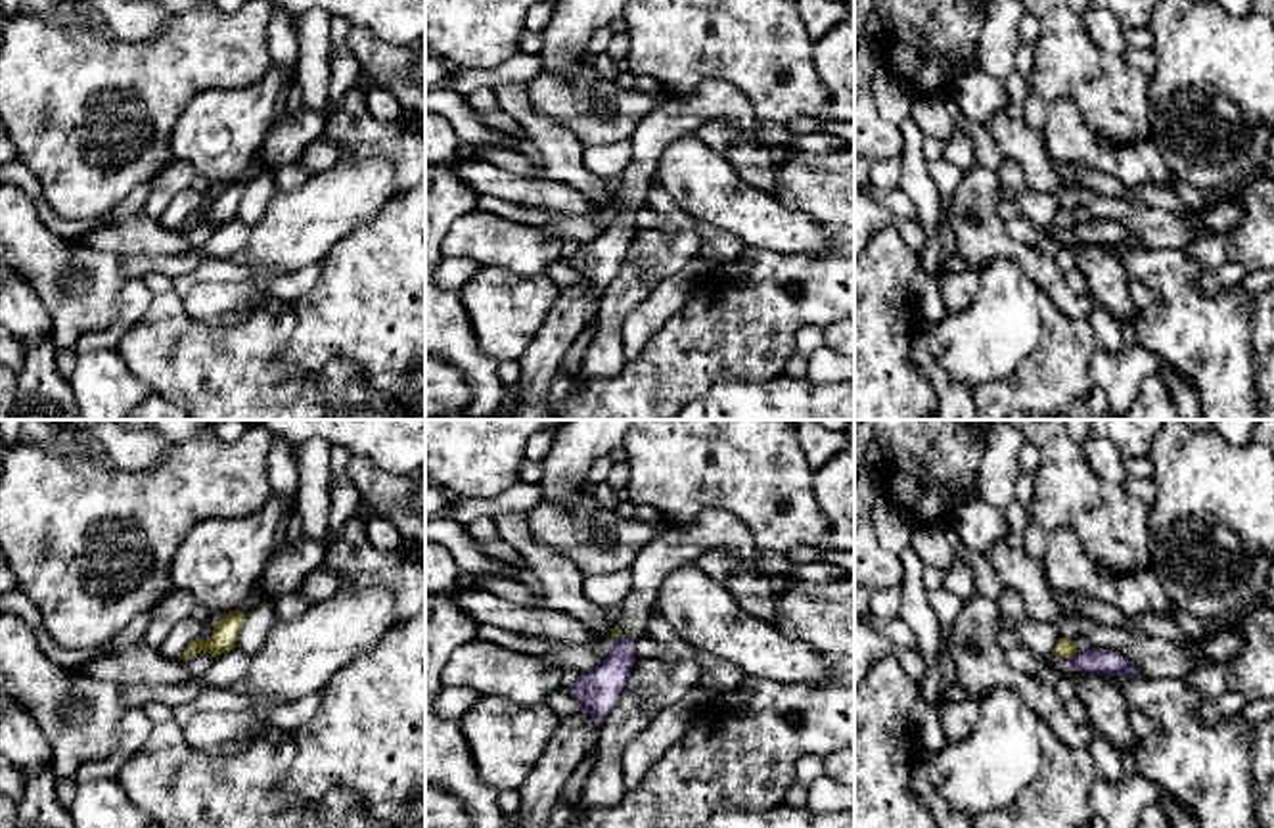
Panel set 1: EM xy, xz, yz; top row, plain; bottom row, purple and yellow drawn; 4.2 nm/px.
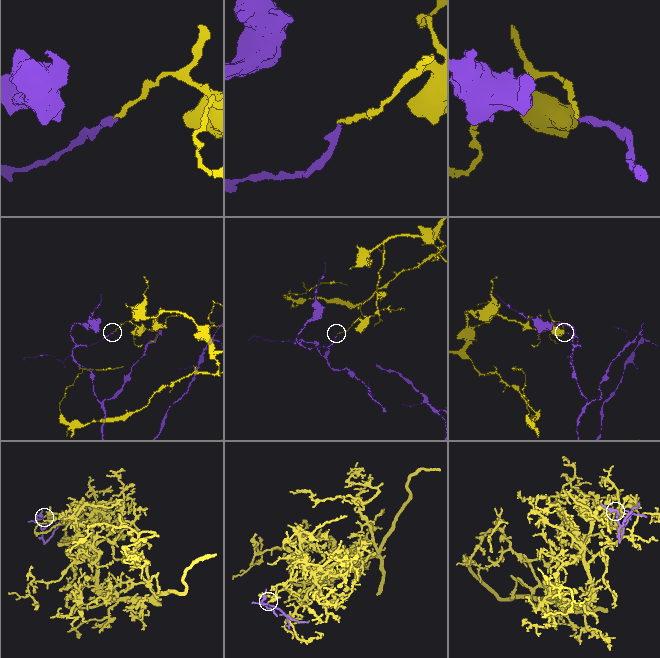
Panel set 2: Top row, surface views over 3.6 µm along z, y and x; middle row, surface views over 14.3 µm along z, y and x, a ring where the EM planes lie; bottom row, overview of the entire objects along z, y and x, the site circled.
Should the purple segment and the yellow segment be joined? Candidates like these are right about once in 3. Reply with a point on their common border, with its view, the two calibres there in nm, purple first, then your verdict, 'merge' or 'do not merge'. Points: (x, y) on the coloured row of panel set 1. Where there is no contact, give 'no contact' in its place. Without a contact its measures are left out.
contact yz (1075, 654); calibres 110 and 80 nm; do not merge

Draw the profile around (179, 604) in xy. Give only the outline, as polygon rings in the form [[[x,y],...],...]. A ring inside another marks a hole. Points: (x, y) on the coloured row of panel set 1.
[[[174,588],[165,600],[151,608],[151,621],[144,642],[153,650],[159,650],[172,627],[178,621],[192,617],[193,608],[195,598],[184,588]]]

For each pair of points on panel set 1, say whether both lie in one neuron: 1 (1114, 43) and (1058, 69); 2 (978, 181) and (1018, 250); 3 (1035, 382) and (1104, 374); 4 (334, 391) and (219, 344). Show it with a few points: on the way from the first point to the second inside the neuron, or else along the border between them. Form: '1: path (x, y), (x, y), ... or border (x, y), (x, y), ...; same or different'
1: border (1081, 20), (1094, 43), (1123, 56); different
2: path (978, 200), (978, 211), (999, 238); same
3: border (1094, 351), (1091, 380), (1108, 399); different
4: path (305, 391), (267, 391), (248, 372); same

